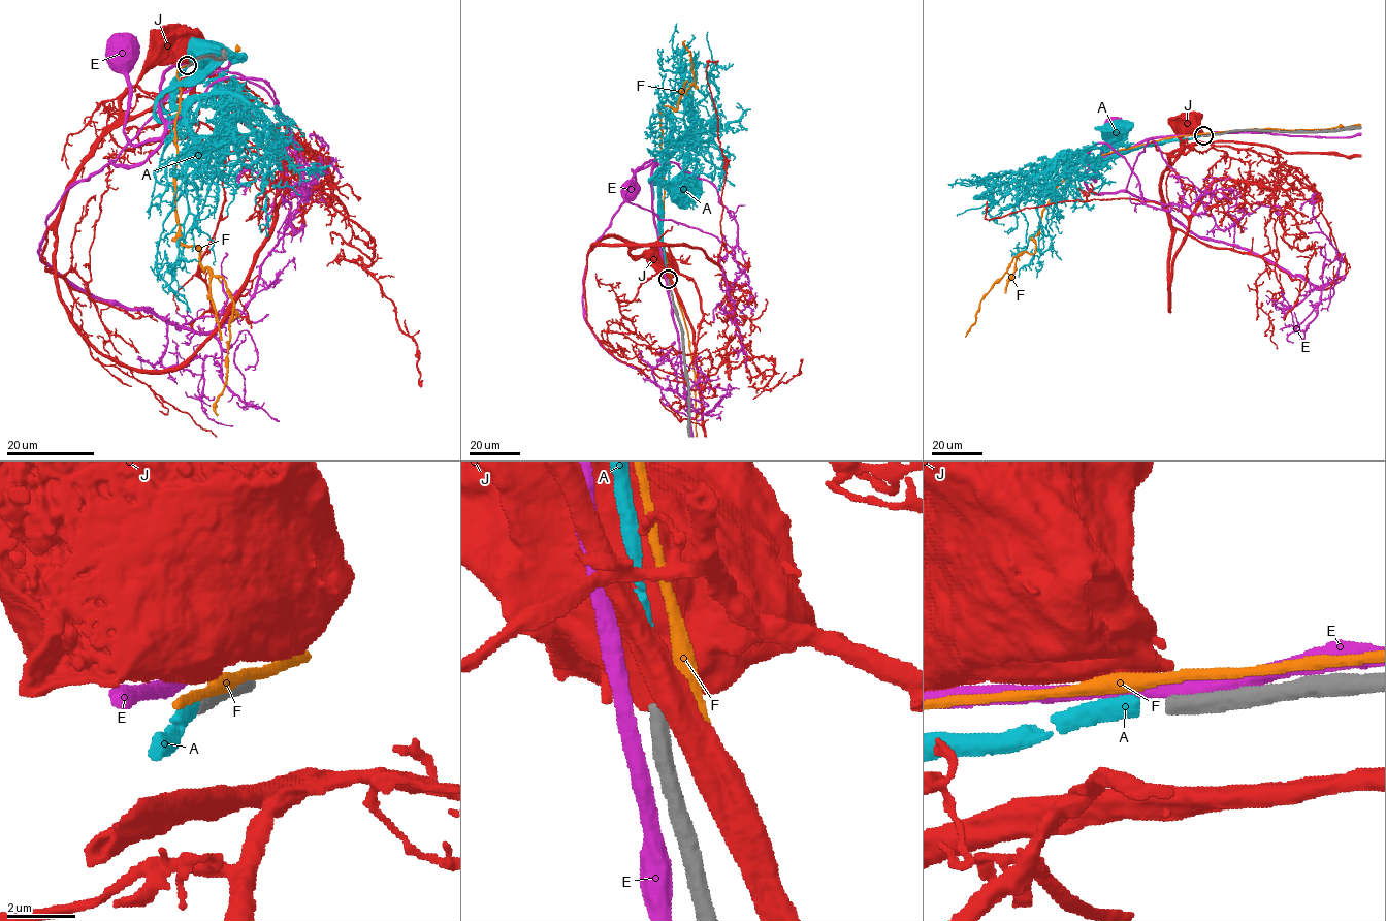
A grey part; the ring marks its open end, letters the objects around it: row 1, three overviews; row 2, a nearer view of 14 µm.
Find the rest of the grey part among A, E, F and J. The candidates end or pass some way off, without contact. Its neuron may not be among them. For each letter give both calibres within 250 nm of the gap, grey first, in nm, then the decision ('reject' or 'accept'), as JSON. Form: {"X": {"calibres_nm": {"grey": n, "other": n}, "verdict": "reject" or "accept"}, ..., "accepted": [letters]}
{"A": {"calibres_nm": {"grey": 480, "other": 500}, "verdict": "accept"}, "E": {"calibres_nm": {"grey": 480, "other": 440}, "verdict": "reject"}, "F": {"calibres_nm": {"grey": 480, "other": 400}, "verdict": "reject"}, "J": {"calibres_nm": {"grey": 480, "other": 700}, "verdict": "reject"}, "accepted": ["A"]}

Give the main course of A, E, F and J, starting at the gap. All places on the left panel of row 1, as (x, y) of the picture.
A: (187, 65), (178, 75), (175, 102), (163, 108), (169, 117), (159, 119), (155, 104), (199, 70), (197, 55)
E: (184, 65), (164, 73), (160, 94), (164, 133), (156, 139), (133, 144), (124, 130), (129, 85), (120, 57)
F: (190, 63), (176, 72), (179, 233), (172, 239), (199, 252), (199, 265), (224, 281), (233, 304), (217, 415)
J: (187, 61), (178, 57), (179, 42)

